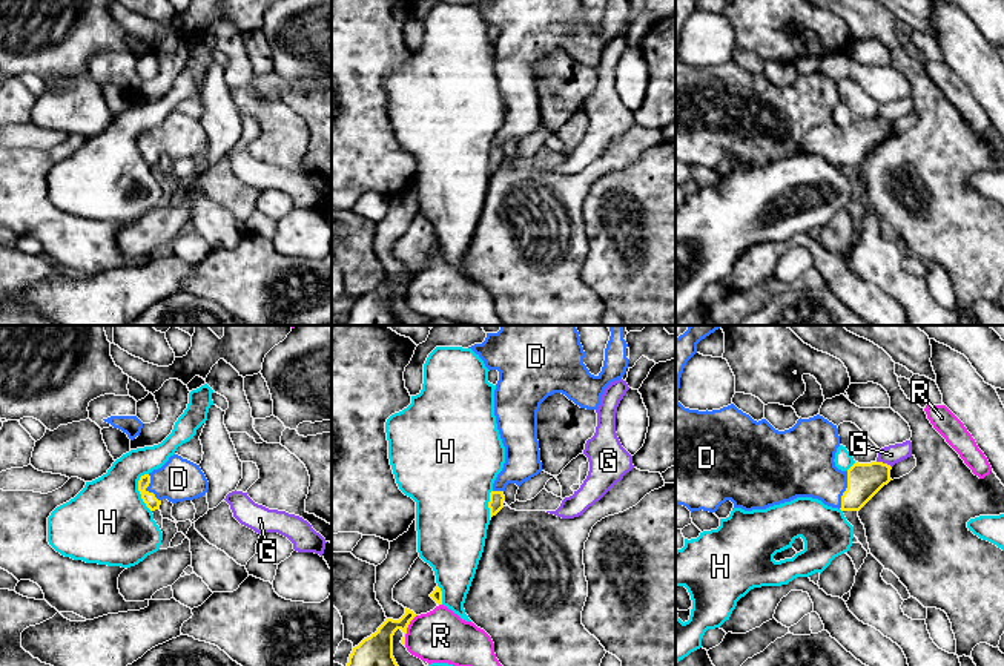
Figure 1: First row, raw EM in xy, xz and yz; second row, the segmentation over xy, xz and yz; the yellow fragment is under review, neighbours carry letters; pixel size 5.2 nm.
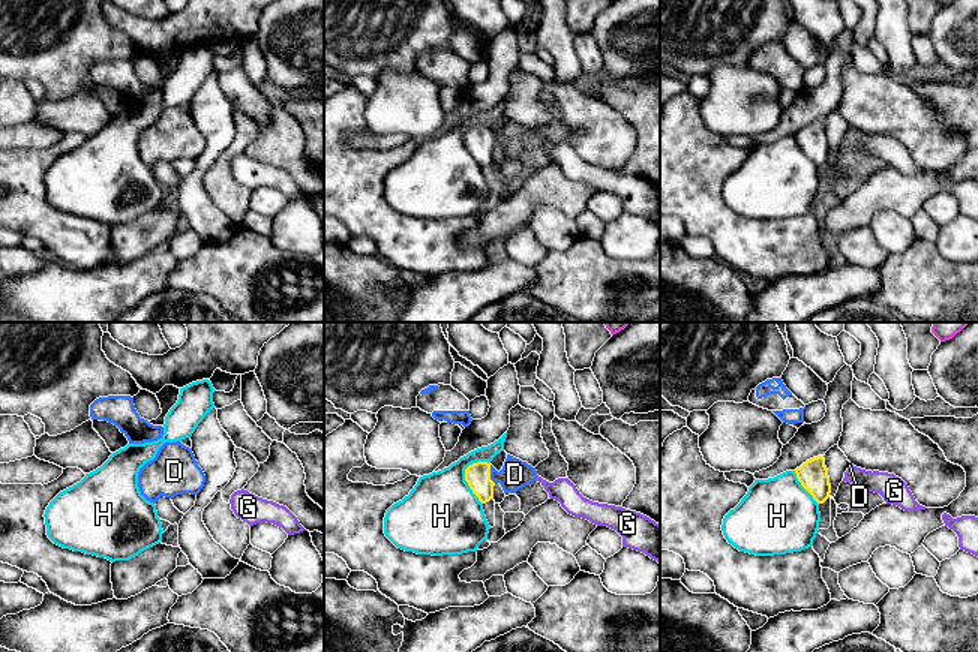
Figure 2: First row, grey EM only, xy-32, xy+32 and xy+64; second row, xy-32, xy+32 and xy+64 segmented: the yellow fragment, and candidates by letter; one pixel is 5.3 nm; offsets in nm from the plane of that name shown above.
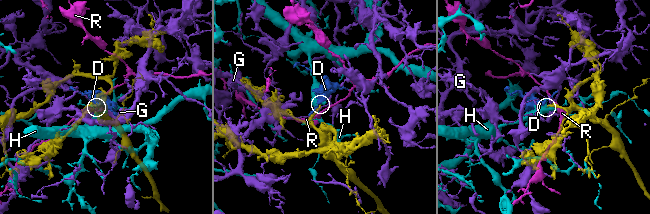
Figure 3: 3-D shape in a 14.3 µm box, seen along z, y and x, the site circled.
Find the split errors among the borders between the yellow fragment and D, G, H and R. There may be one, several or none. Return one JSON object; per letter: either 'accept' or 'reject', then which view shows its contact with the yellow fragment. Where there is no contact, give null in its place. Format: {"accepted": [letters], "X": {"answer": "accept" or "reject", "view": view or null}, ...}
{"accepted": ["D"], "D": {"answer": "accept", "view": "yz"}, "G": {"answer": "reject", "view": "yz"}, "H": {"answer": "reject", "view": "xy"}, "R": {"answer": "reject", "view": "xz"}}

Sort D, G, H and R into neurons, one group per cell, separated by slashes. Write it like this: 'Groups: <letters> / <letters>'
Groups: D / G / H / R

